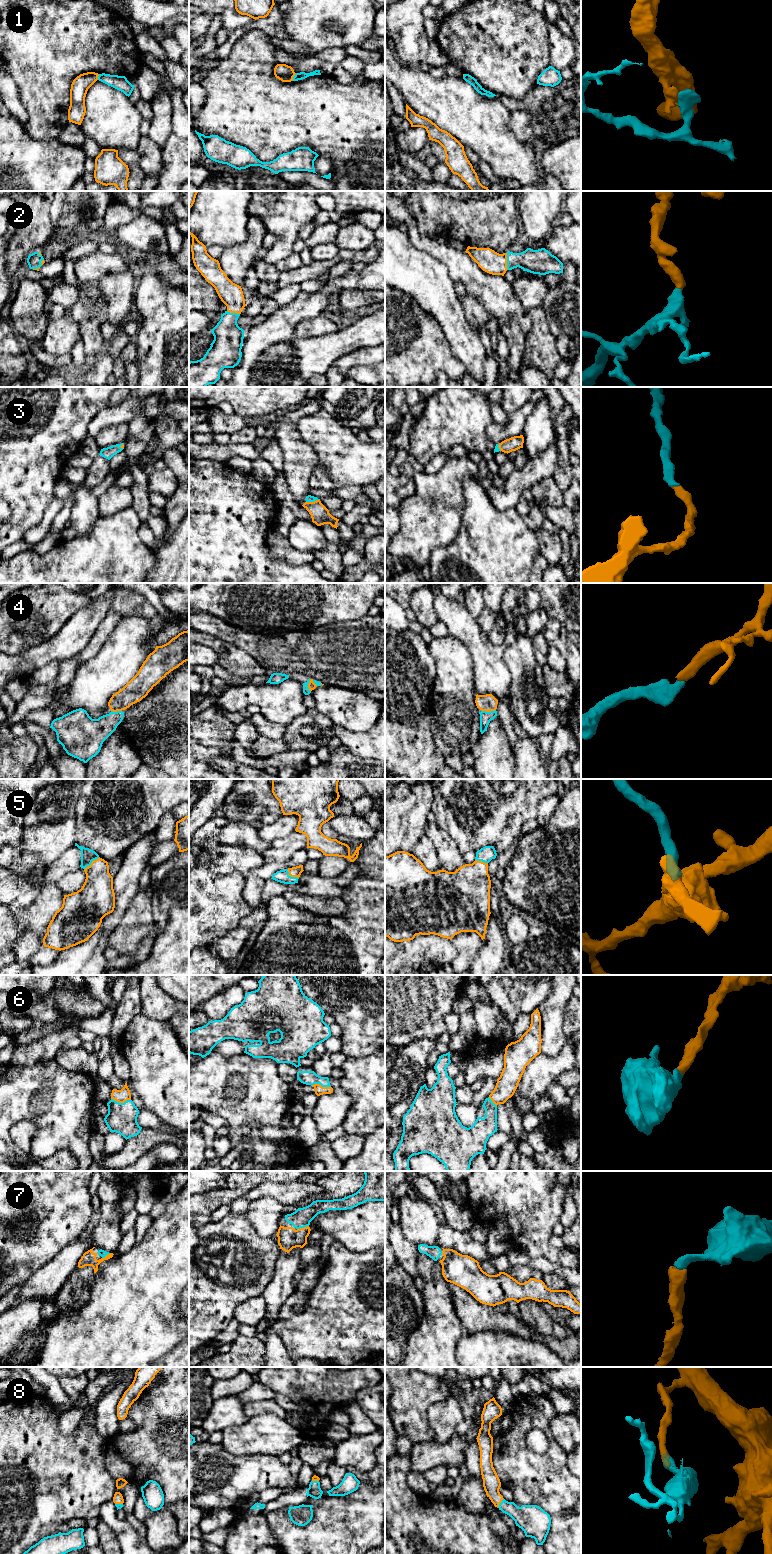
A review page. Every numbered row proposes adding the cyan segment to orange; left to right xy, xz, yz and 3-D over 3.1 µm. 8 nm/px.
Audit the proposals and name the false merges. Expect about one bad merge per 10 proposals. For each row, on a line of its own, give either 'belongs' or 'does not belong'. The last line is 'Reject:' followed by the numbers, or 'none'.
1: does not belong
2: belongs
3: belongs
4: belongs
5: belongs
6: belongs
7: belongs
8: belongs
Reject: 1

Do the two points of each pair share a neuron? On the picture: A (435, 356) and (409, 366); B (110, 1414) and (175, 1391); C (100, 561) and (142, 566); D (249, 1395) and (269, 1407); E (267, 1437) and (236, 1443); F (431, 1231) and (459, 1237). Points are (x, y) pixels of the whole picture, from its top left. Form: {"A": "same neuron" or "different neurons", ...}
{"A": "same neuron", "B": "different neurons", "C": "same neuron", "D": "different neurons", "E": "same neuron", "F": "different neurons"}

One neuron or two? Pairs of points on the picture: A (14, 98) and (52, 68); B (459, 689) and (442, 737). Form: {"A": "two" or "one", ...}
{"A": "two", "B": "one"}

